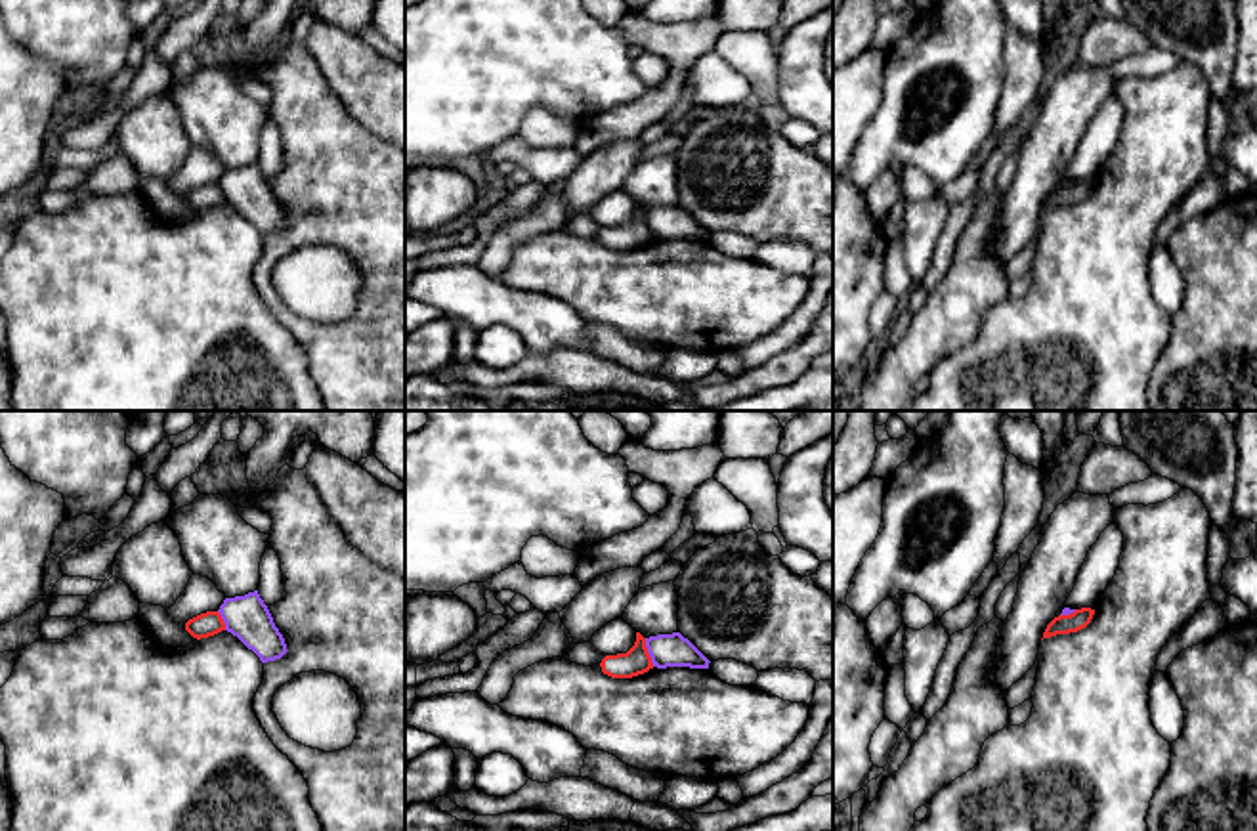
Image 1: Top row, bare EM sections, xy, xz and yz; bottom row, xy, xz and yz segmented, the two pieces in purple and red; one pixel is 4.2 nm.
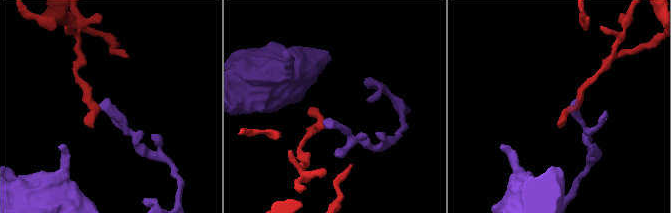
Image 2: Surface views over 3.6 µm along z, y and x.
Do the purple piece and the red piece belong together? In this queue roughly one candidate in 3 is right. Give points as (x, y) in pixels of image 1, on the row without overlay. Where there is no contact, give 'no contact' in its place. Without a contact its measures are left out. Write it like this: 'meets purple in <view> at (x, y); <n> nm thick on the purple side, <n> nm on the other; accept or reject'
meets purple in xz at (648, 224); 140 nm thick on the purple side, 110 nm on the other; reject

